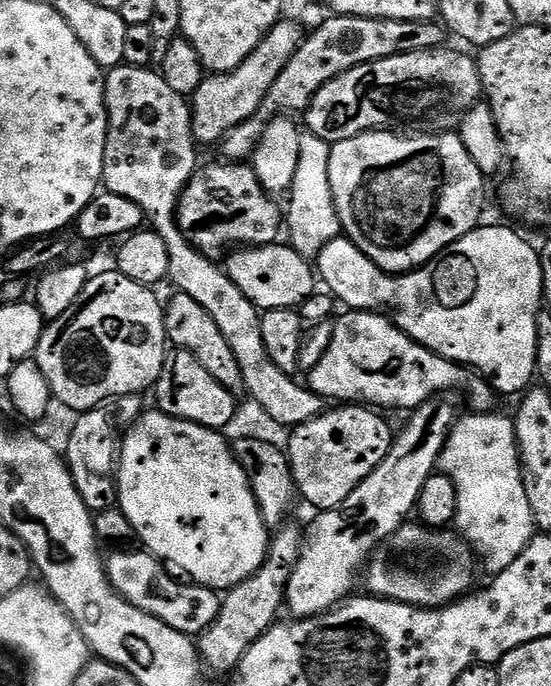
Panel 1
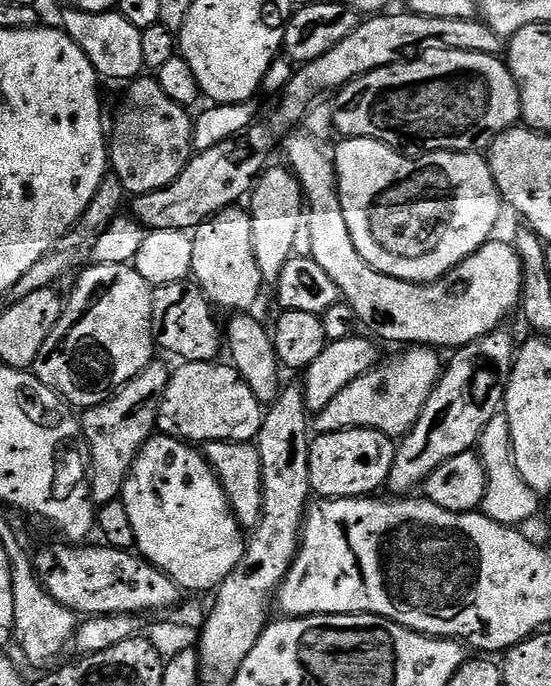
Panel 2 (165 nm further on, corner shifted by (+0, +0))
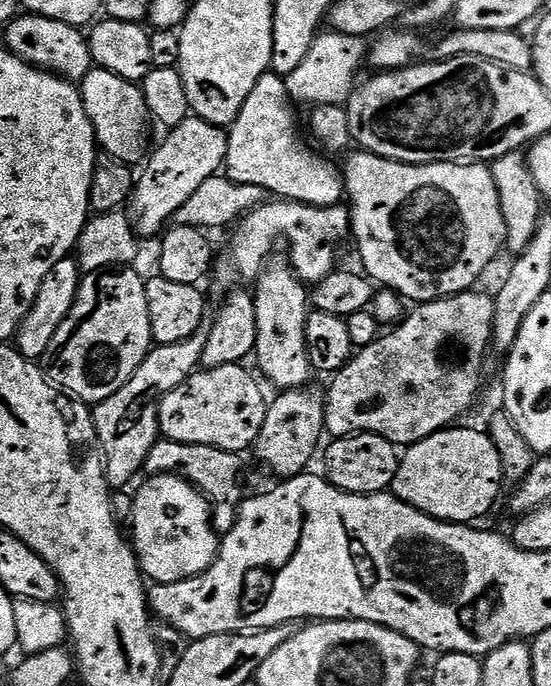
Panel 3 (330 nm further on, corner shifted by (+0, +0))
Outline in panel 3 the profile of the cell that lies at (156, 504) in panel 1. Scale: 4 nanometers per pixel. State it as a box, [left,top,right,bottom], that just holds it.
[130,476,218,584]

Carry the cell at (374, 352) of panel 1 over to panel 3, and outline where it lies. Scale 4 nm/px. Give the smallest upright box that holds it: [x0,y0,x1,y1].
[254,386,326,478]

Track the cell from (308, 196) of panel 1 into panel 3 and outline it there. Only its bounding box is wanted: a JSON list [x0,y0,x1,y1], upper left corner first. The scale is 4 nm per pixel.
[285,31,370,107]

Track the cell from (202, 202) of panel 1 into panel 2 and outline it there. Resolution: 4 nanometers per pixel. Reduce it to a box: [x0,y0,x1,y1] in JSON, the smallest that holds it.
[191,206,266,314]

